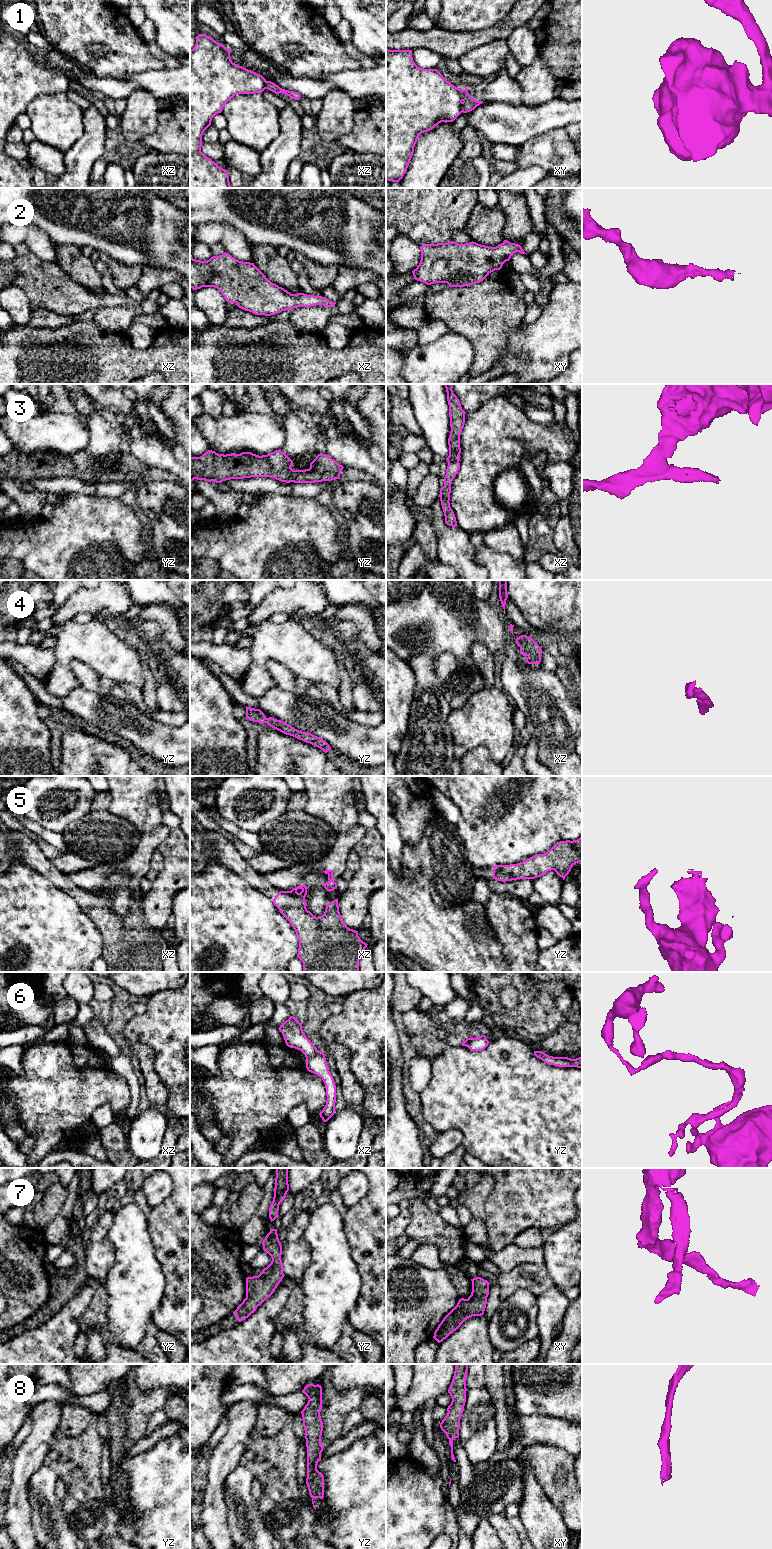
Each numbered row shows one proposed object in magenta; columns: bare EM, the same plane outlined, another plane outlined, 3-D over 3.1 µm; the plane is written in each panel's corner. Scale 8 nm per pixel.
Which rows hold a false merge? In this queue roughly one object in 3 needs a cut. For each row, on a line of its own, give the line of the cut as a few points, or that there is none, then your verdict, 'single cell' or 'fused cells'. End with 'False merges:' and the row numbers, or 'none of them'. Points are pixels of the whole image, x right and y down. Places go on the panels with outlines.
1: cut xy (462, 90), (463, 100); fused cells
2: cut none; single cell
3: cut none; single cell
4: cut none; single cell
5: cut none; single cell
6: cut xz (318, 1051), (306, 1059); fused cells
7: cut none; single cell
8: cut none; single cell
False merges: 1, 6

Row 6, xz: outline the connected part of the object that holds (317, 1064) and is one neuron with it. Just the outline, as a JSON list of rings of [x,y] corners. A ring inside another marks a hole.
[[[318,1051],[312,1058],[306,1059],[306,1068],[321,1077],[325,1084],[327,1101],[319,1115],[324,1122],[327,1122],[335,1114],[336,1085],[327,1066],[325,1054]]]

